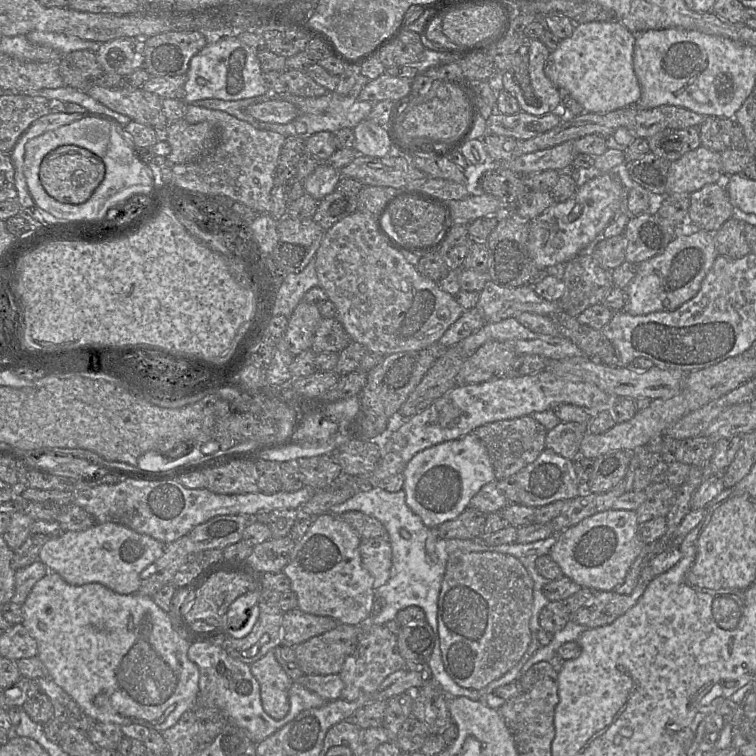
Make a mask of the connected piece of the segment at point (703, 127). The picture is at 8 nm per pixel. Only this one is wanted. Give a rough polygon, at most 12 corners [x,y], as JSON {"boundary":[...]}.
{"boundary":[[707,116],[701,145],[718,153],[731,147],[734,119]]}

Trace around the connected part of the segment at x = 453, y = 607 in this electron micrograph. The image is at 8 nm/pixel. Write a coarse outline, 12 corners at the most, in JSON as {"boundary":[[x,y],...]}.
{"boundary":[[453,552],[438,598],[445,671],[480,691],[531,642],[514,556]]}

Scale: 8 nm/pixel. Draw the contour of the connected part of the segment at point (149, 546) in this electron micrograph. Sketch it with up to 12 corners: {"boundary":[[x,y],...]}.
{"boundary":[[113,522],[64,531],[38,559],[67,583],[137,593],[164,552]]}

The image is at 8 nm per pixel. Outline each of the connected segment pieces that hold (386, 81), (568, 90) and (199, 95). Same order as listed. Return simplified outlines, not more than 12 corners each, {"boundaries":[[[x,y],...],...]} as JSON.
{"boundaries":[[[384,73],[369,80],[361,101],[410,98],[412,80]],[[576,24],[545,75],[584,112],[636,105],[636,34]],[[236,36],[190,60],[184,101],[268,96],[250,46]]]}

